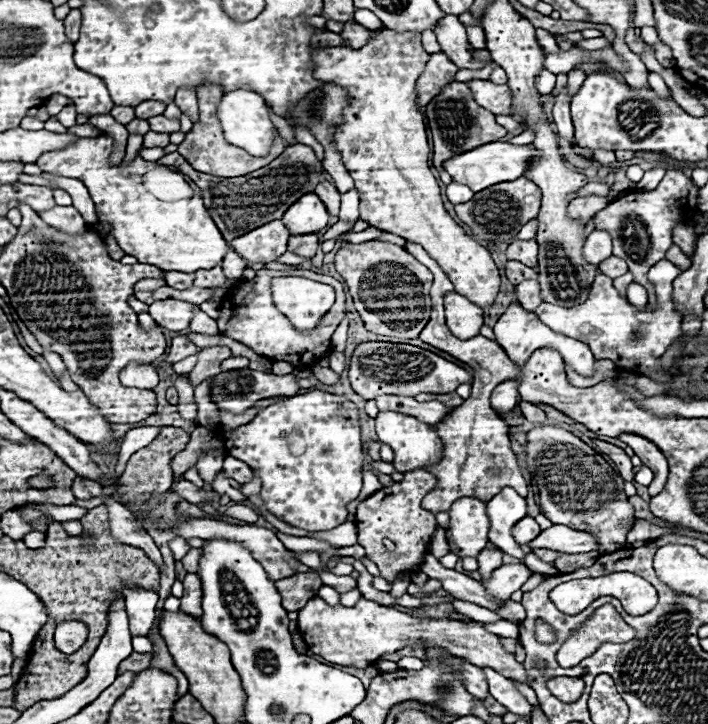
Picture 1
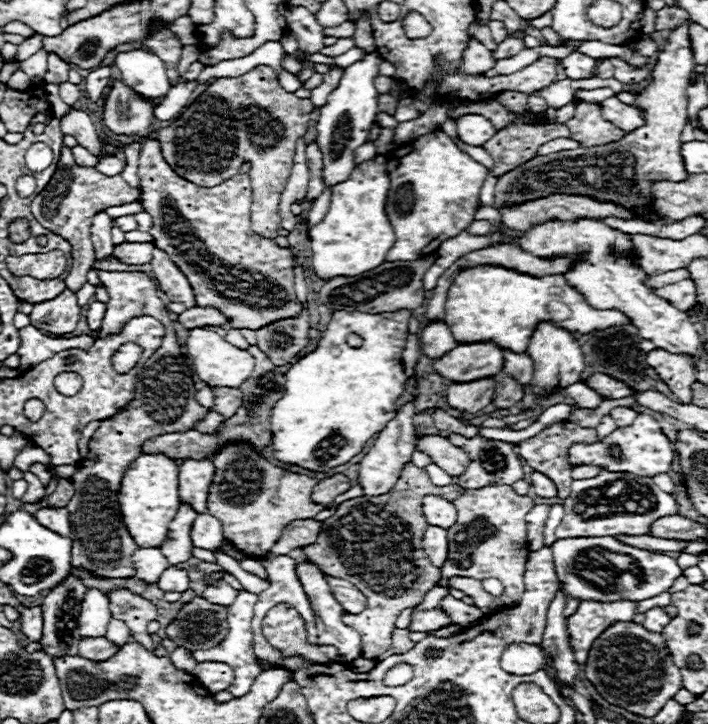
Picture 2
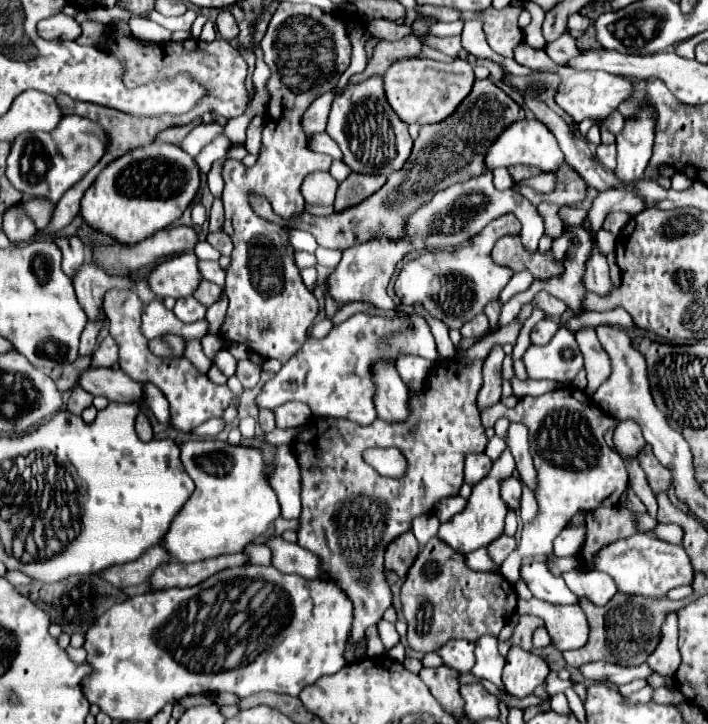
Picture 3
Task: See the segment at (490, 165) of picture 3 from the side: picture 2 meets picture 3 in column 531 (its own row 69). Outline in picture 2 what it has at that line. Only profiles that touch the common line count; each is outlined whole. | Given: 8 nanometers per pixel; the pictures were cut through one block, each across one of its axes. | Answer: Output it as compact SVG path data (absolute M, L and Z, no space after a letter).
M142 50L118 52L114 64L122 72L122 80L138 94L146 98L168 94L170 80L166 76L166 66L156 54Z

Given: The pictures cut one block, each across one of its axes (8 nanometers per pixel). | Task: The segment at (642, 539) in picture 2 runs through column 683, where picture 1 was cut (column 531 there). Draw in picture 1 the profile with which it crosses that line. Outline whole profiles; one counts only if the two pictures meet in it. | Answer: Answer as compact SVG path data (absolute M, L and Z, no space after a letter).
M554 524L548 530L542 530L530 544L534 548L546 548L546 550L556 550L556 552L566 552L566 554L580 554L580 552L590 552L596 550L596 538L588 532L582 530L572 530L562 524Z

